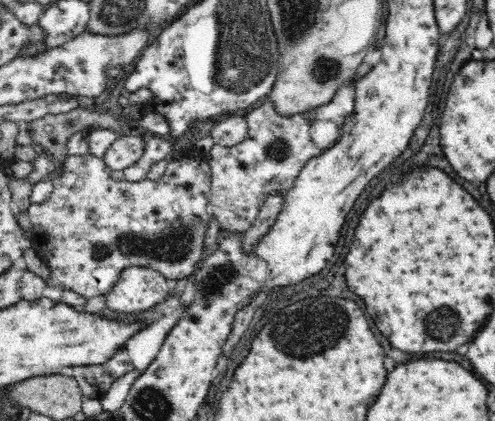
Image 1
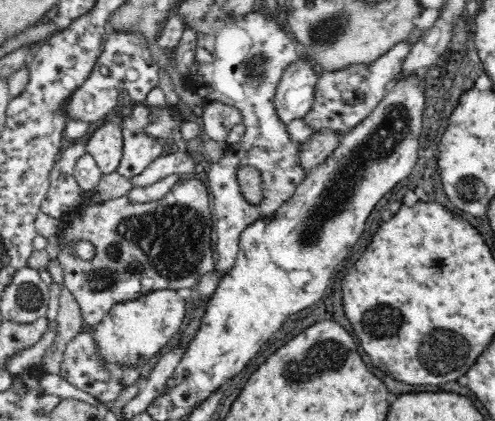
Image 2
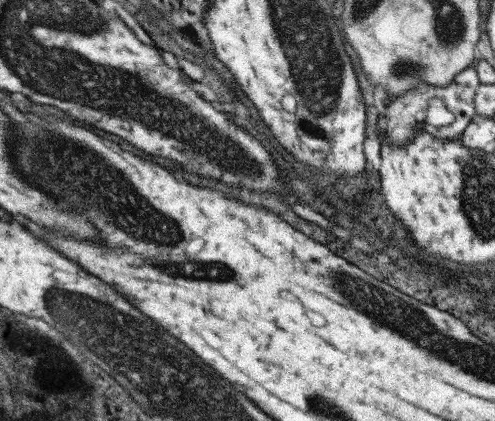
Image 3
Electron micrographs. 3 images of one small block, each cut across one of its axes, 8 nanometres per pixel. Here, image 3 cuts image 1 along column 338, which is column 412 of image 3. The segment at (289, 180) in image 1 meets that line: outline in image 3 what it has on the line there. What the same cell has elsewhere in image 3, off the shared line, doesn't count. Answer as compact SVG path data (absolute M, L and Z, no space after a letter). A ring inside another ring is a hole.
M465 68L463 72L455 74L455 78L447 86L429 86L429 84L417 84L417 88L407 90L405 94L397 96L393 102L387 102L385 116L377 120L379 126L379 140L393 146L407 144L417 132L417 126L425 126L425 132L435 136L435 140L457 140L463 130L469 126L475 104L473 98L479 88L479 76L475 74L475 68Z

